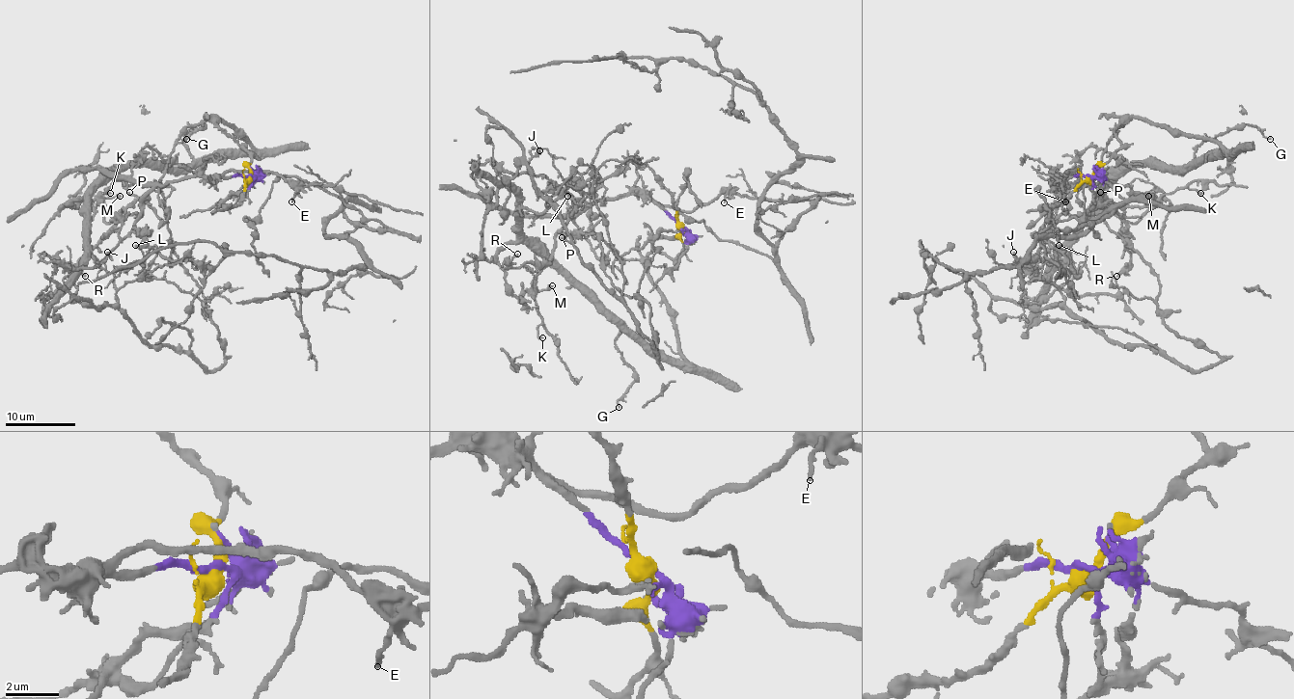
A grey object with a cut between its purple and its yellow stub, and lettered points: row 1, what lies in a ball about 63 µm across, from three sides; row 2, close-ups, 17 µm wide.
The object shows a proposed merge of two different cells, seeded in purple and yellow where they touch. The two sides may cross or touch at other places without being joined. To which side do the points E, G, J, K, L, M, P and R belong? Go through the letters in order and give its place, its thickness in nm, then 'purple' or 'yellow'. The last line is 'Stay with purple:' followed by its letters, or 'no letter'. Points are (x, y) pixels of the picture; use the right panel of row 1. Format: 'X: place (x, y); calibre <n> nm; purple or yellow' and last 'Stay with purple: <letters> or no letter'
E: place (1065, 201); calibre 140 nm; purple
G: place (1270, 139); calibre 120 nm; yellow
J: place (1013, 252); calibre 140 nm; purple
K: place (1200, 193); calibre 200 nm; purple
L: place (1059, 245); calibre 280 nm; purple
M: place (1148, 196); calibre 140 nm; purple
P: place (1100, 192); calibre 200 nm; purple
R: place (1116, 276); calibre 160 nm; purple
Stay with purple: E, J, K, L, M, P, R

